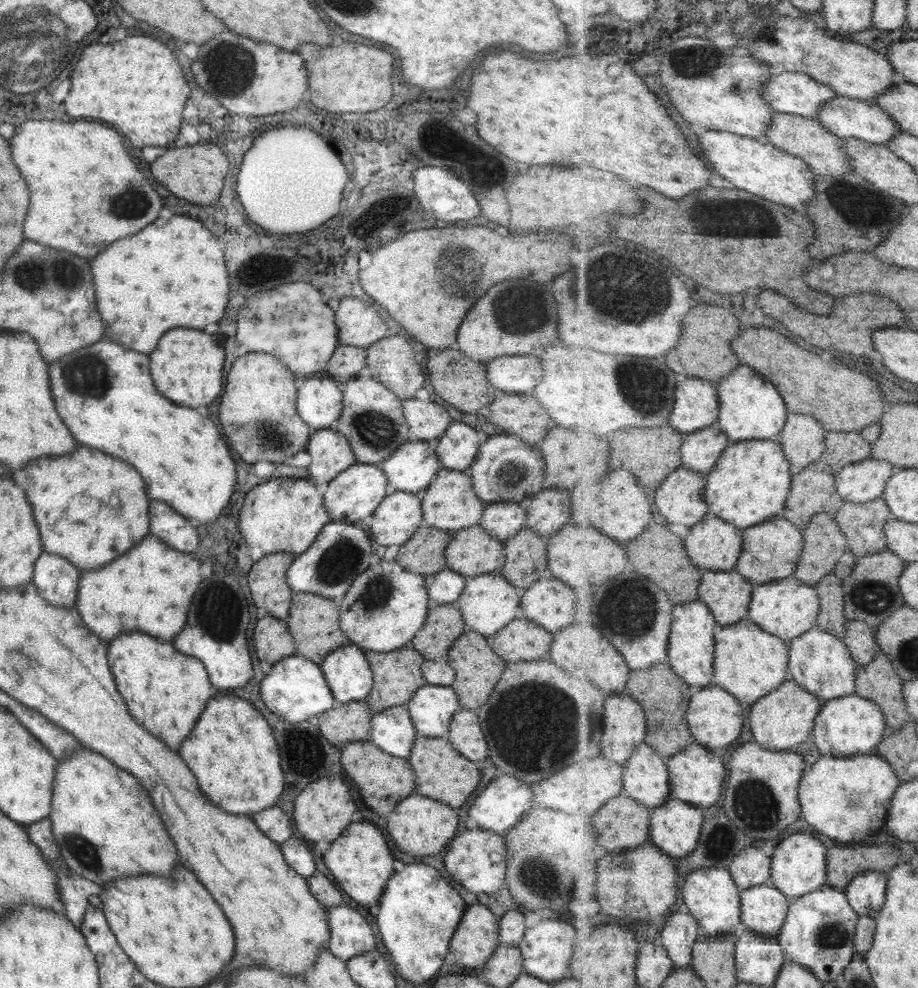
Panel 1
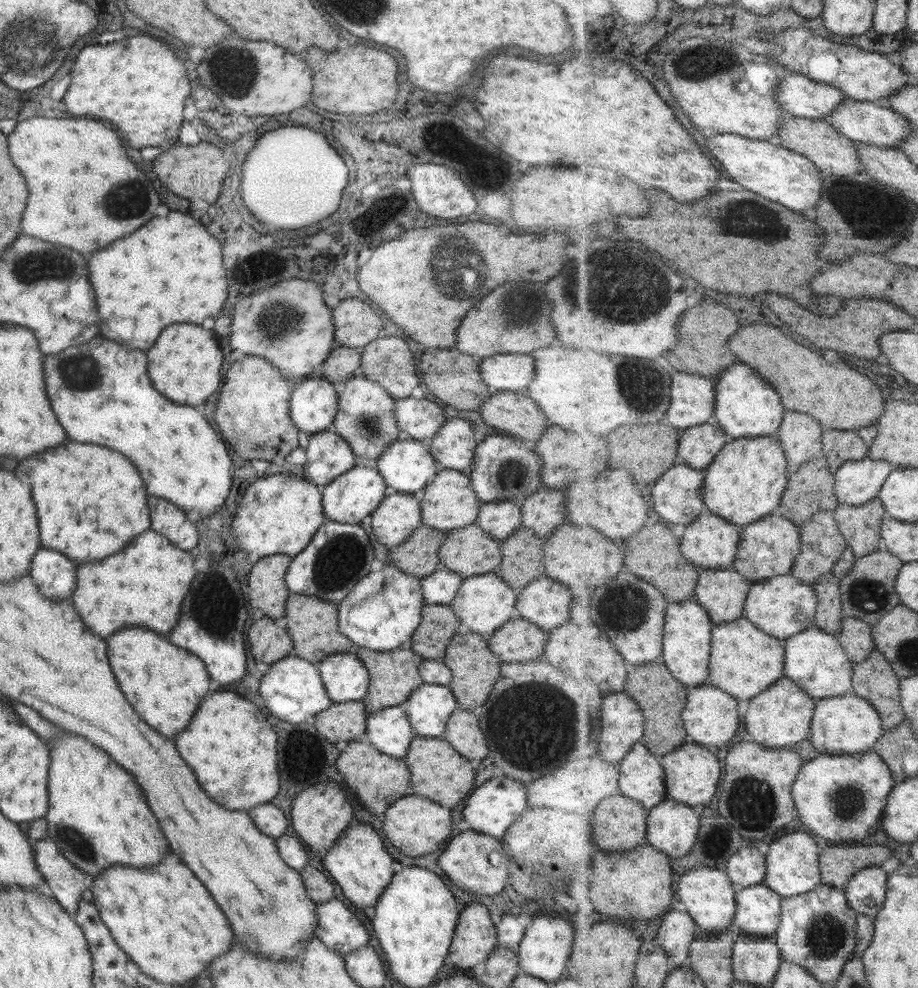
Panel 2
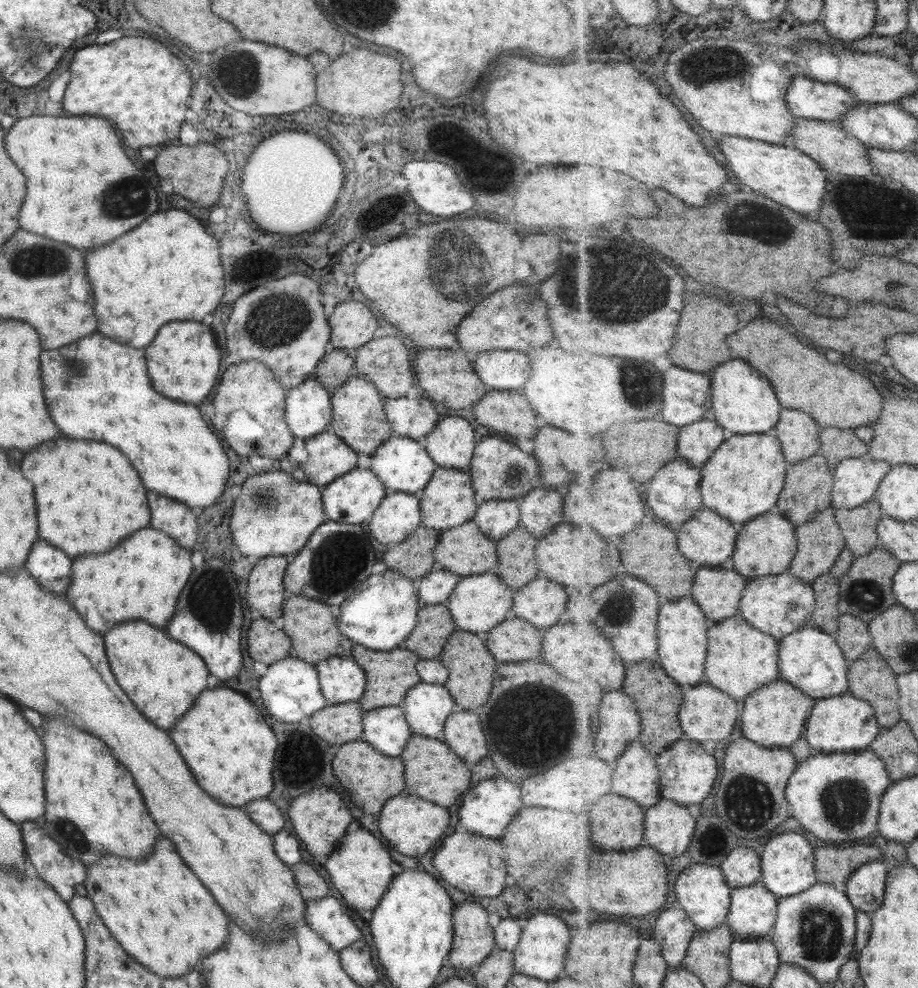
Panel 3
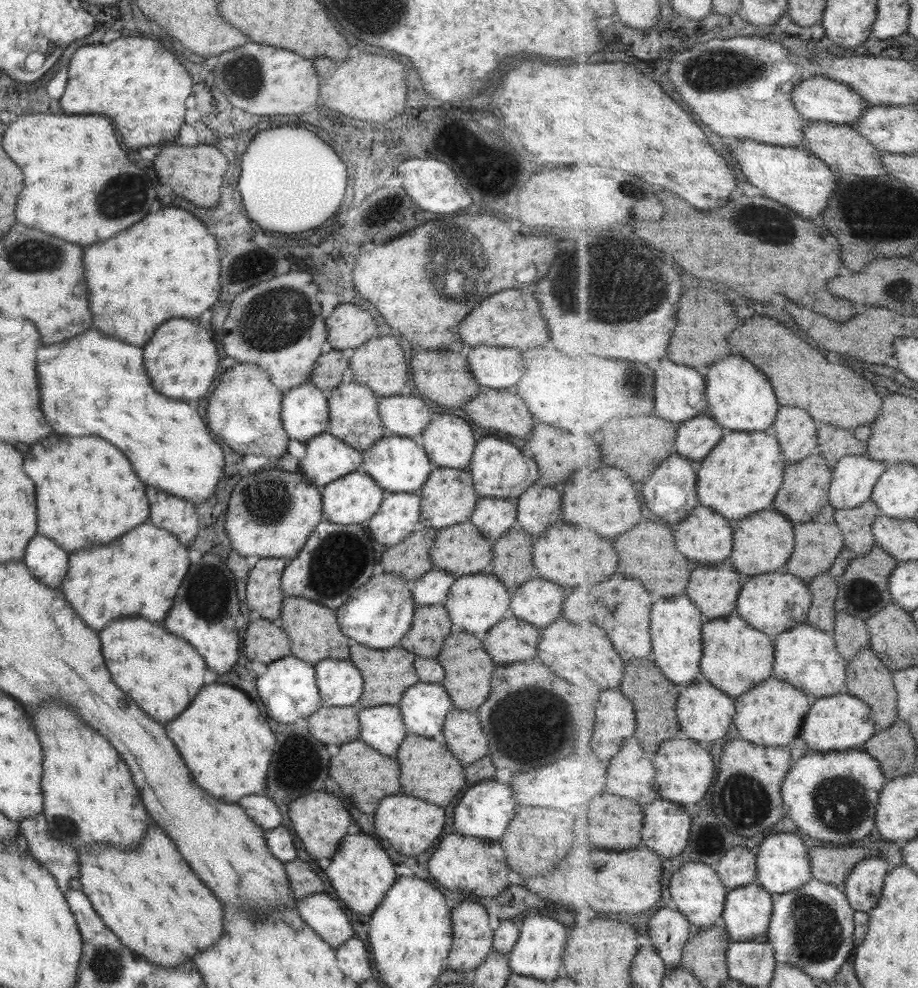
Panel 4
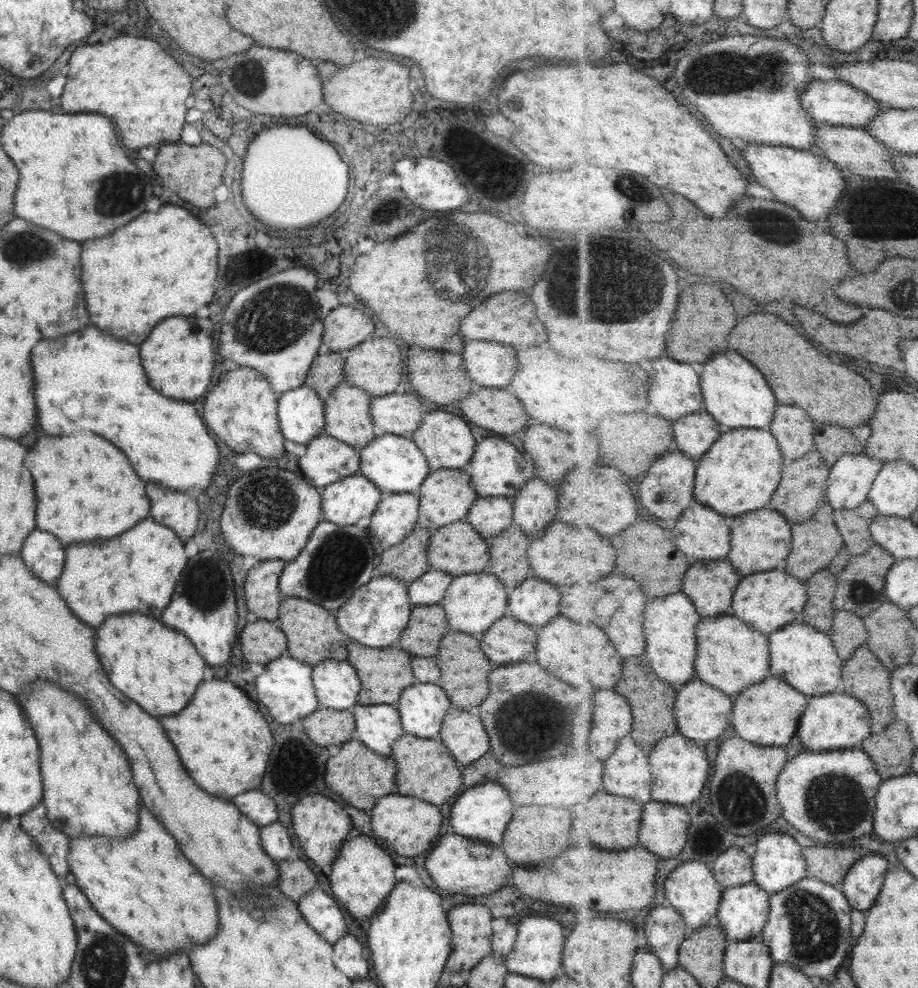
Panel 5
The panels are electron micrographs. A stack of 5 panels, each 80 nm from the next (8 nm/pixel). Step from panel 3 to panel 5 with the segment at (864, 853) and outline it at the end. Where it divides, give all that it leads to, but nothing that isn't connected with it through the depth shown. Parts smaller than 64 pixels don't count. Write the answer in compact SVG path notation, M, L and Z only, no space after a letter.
M845 845L840 848L813 846L805 847L804 854L808 862L809 877L827 881L843 891L850 868L865 857L865 850L845 850Z

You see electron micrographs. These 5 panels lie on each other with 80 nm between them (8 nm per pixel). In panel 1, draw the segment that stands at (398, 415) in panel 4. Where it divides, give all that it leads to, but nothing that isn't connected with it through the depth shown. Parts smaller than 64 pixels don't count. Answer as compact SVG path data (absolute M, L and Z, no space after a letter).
M401 401L402 415L412 440L433 444L450 425L447 411L433 402Z

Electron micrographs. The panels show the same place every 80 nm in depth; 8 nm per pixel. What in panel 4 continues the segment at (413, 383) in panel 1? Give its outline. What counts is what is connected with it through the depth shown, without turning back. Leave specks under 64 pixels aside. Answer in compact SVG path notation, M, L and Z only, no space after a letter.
M389 336L371 337L354 348L352 356L348 358L348 368L353 373L353 380L357 384L369 388L369 391L376 397L390 397L399 394L399 391L407 382L407 376L410 375L407 364L408 362L405 362L405 356L403 356L399 344Z

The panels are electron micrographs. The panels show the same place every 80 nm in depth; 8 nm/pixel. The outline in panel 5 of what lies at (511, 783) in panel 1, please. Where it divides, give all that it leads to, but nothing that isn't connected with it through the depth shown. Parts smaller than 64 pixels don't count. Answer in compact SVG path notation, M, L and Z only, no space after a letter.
M481 784L481 786L473 786L473 788L465 790L455 800L455 804L451 806L451 812L449 812L449 824L451 824L453 832L459 836L485 840L485 844L501 848L503 833L511 818L511 812L513 812L511 800L507 798L507 792L501 786Z

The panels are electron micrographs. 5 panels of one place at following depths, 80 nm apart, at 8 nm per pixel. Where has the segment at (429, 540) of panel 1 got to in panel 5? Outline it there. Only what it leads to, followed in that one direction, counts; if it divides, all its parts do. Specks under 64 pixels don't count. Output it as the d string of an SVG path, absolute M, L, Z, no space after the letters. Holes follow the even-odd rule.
M420 527L399 543L384 547L375 570L382 576L391 576L411 584L421 574L430 569L426 557L426 548L430 531ZM387 552L387 554L385 554Z

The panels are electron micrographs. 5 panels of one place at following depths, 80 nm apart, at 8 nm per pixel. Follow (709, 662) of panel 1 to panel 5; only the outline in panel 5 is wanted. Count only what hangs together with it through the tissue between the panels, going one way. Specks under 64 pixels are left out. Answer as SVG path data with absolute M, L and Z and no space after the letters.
M681 590L664 597L654 597L645 607L644 633L648 648L645 657L651 663L653 671L665 682L675 684L688 683L696 674L697 627L704 617L700 615L696 604Z

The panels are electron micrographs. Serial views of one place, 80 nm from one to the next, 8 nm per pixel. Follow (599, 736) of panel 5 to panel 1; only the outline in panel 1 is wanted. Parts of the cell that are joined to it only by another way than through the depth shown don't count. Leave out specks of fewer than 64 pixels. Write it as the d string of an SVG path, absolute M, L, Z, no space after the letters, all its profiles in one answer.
M627 692L606 700L604 734L601 739L603 756L625 764L636 746L646 742L648 717L640 701Z

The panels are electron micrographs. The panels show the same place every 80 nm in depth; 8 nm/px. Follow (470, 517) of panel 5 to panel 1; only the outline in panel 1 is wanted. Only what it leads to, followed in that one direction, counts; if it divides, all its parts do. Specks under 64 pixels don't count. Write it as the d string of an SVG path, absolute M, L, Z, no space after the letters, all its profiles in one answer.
M505 501L503 503L490 504L491 506L487 506L483 510L481 520L478 520L480 527L490 537L502 542L514 536L523 528L525 508L521 508L521 503Z

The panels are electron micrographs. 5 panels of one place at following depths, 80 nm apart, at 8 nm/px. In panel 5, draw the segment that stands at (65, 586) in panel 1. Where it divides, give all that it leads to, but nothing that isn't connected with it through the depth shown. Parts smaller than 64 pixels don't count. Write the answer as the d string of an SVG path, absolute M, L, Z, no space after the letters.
M33 530L23 541L18 555L39 580L53 584L63 568L63 548L49 532Z

